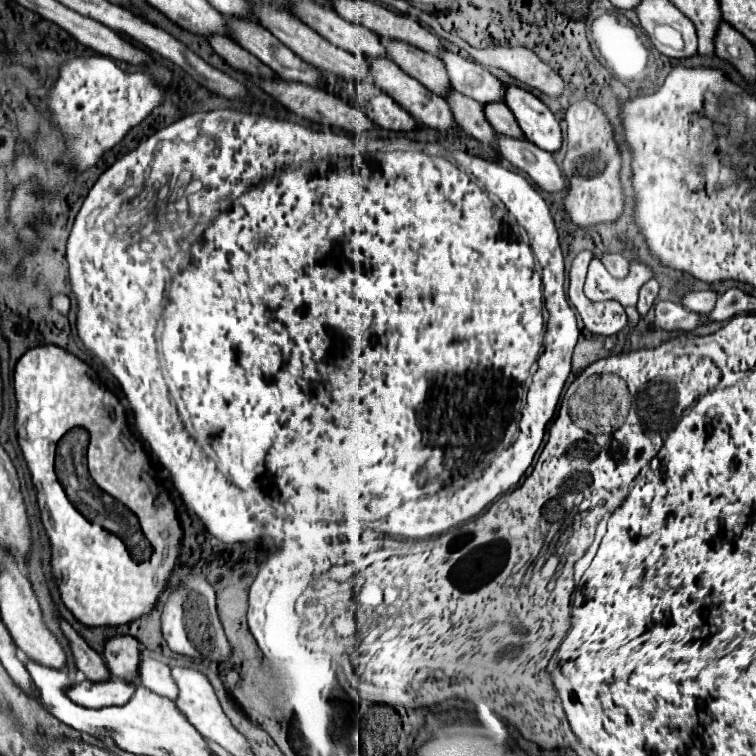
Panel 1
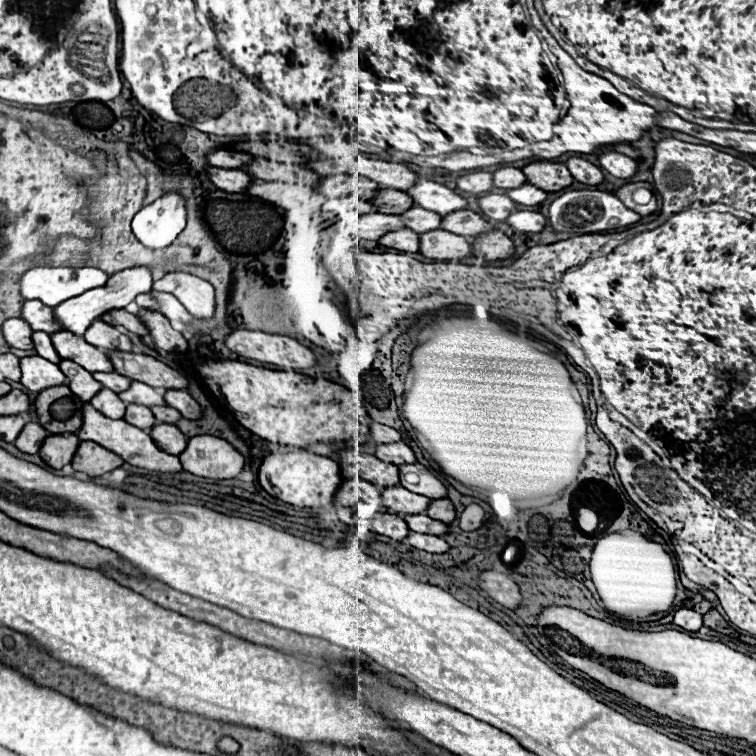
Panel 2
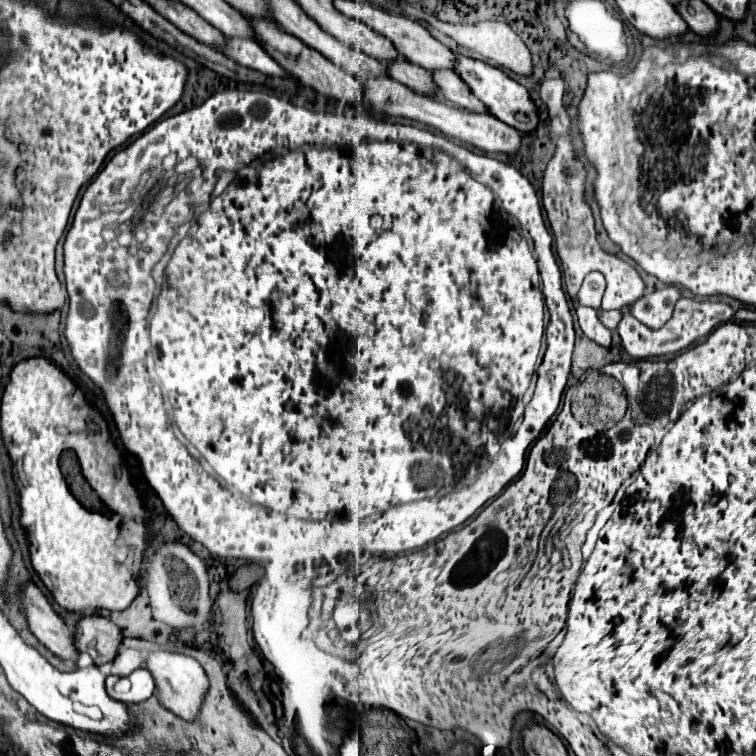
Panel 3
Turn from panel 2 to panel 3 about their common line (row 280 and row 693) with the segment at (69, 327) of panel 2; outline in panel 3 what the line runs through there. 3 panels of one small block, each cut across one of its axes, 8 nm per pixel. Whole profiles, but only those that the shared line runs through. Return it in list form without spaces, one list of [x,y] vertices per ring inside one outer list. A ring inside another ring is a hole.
[[[136,670],[124,678],[112,674],[106,678],[106,692],[108,696],[112,696],[112,700],[138,704],[154,694],[154,678],[148,670]]]

